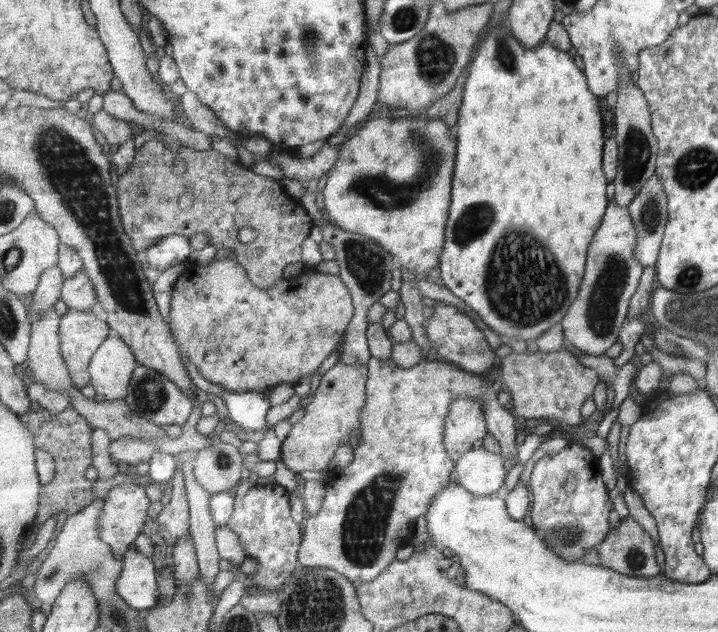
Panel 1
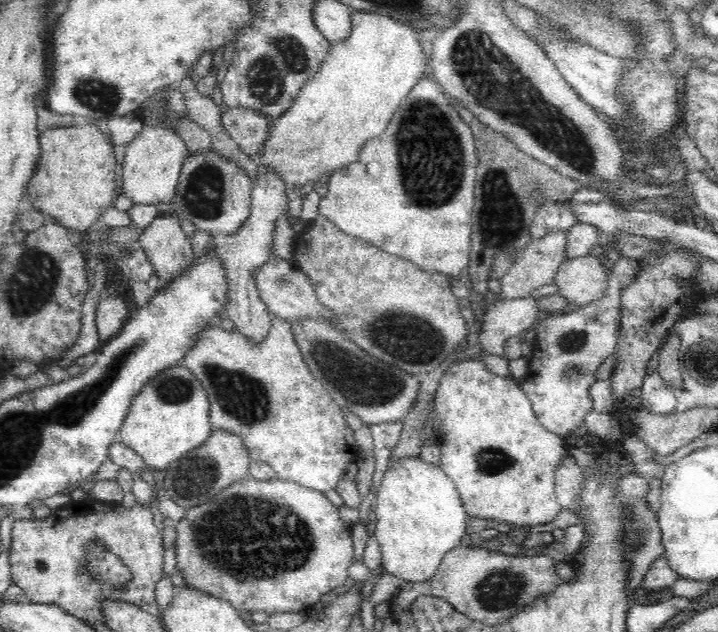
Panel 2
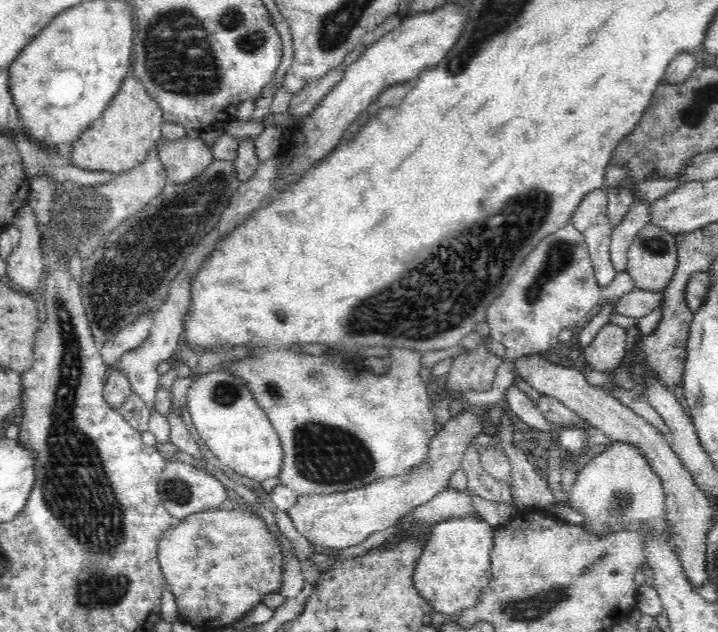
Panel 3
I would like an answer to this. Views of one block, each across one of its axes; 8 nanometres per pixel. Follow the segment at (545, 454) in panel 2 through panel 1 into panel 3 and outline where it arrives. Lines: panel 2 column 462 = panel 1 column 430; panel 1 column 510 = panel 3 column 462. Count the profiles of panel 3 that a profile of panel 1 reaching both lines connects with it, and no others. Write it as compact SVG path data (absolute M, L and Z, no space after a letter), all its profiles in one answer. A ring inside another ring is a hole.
M464 409L453 414L443 424L430 442L430 460L424 466L414 468L414 472L397 478L382 478L364 486L344 492L304 493L296 497L296 502L287 510L296 530L304 535L314 546L344 550L362 544L375 532L392 528L413 508L432 500L438 493L446 490L453 472L461 468L463 454L476 436L486 434L484 418Z

